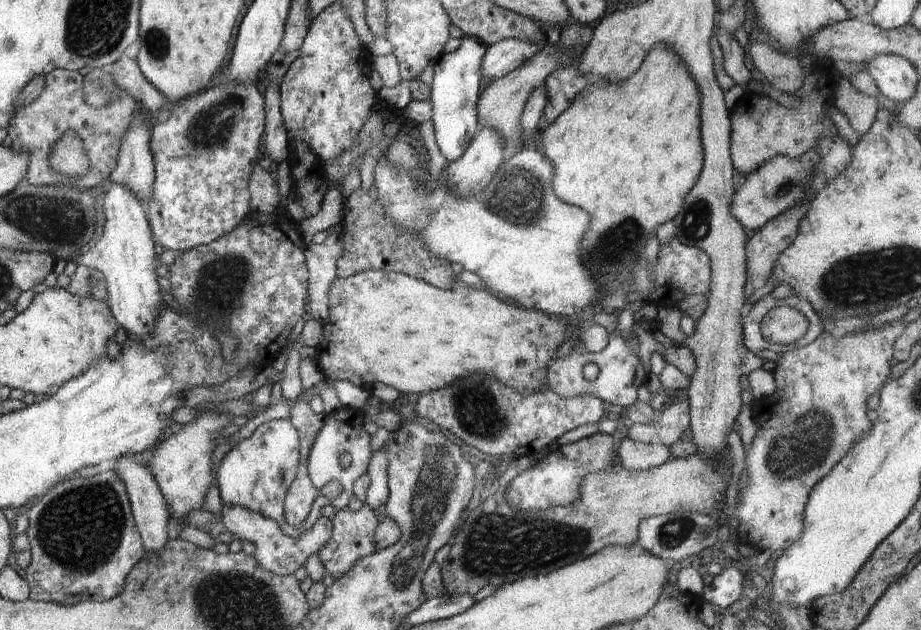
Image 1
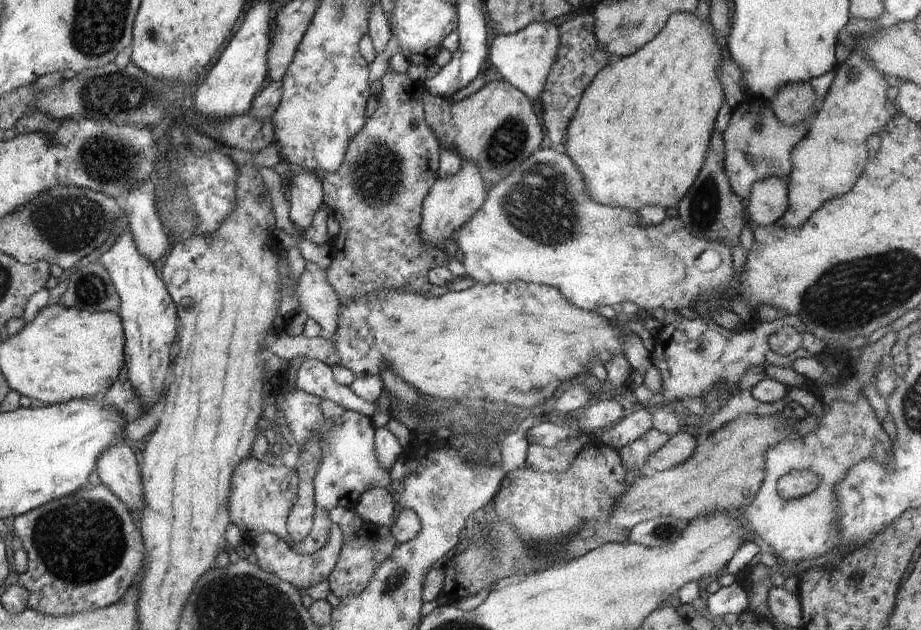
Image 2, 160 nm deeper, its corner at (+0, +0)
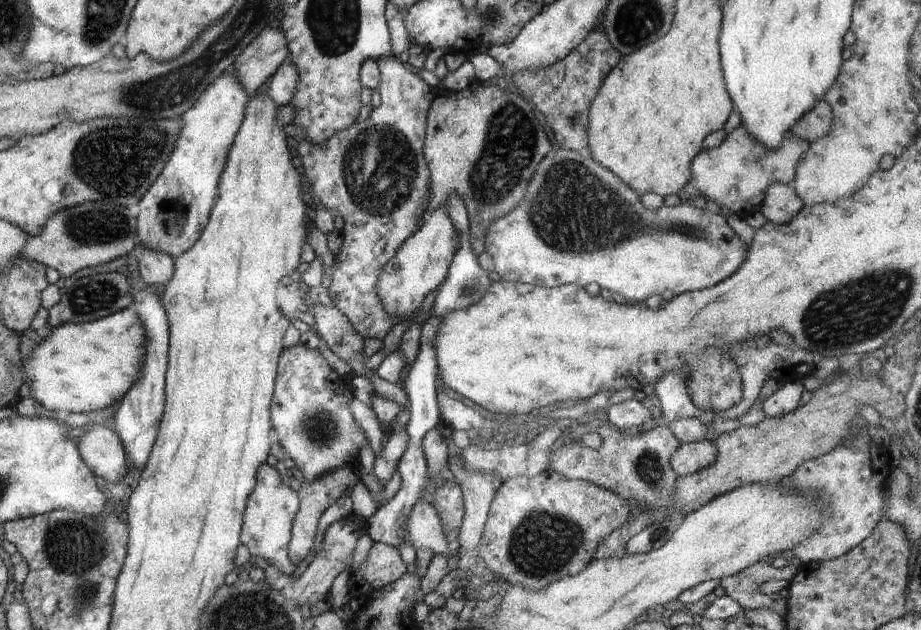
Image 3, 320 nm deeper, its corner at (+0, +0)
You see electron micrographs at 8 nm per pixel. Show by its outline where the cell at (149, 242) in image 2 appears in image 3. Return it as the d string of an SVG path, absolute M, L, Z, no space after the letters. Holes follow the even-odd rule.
M138 242L134 253L139 262L139 274L147 285L167 285L173 279L175 260L169 254L151 251Z

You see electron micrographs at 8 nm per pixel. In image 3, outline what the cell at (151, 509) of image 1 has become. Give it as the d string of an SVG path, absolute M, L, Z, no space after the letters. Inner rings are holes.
M88 423L84 434L76 438L77 447L85 465L94 475L100 475L110 484L126 476L129 464L126 451L116 433L105 425Z

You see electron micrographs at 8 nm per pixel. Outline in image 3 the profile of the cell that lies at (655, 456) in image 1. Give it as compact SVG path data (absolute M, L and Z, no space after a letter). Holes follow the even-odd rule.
M712 441L681 443L670 464L679 477L687 477L714 464L716 457L717 450Z

